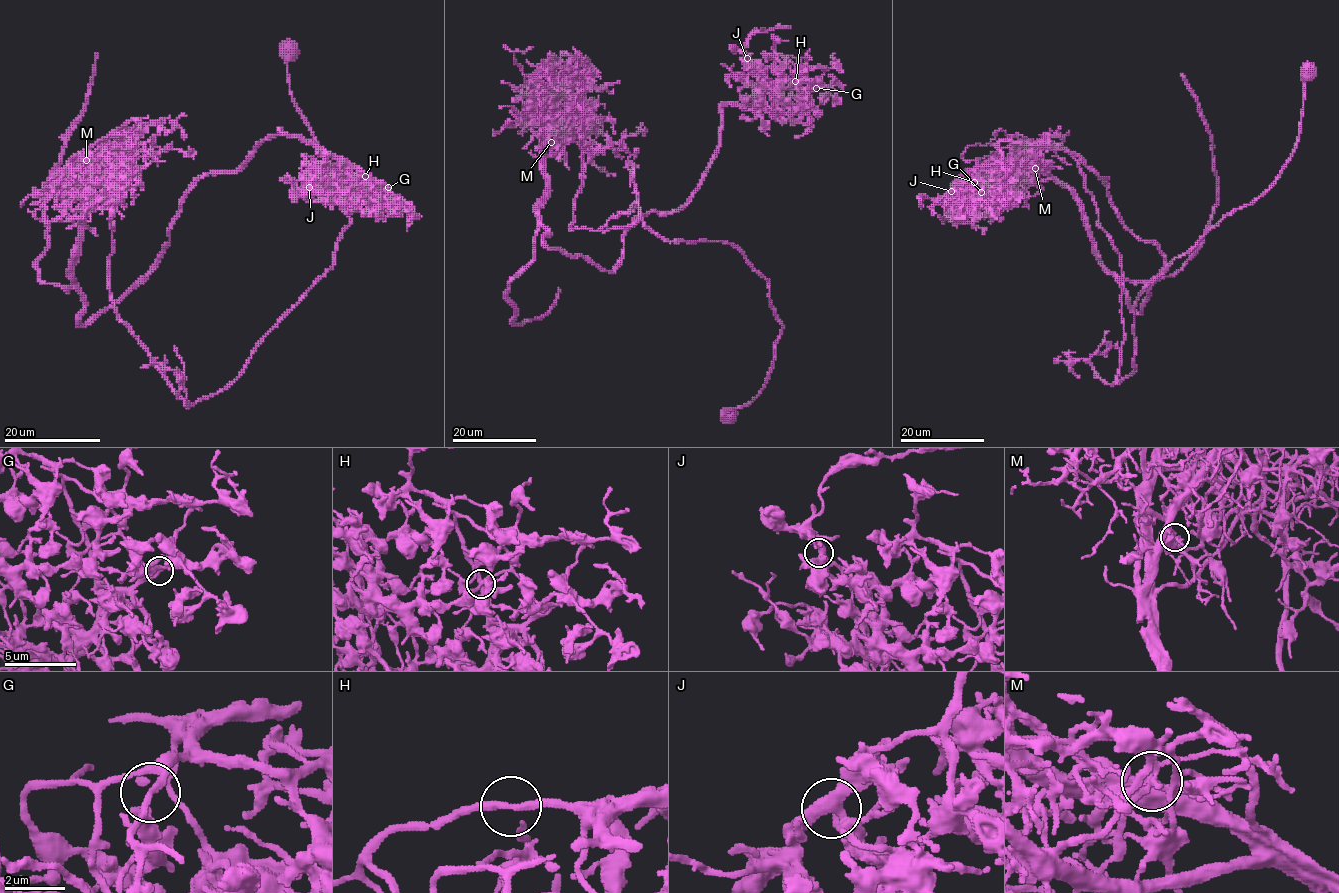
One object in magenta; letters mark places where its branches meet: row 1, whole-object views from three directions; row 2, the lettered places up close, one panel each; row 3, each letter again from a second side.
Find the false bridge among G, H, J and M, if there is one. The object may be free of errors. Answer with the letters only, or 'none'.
M

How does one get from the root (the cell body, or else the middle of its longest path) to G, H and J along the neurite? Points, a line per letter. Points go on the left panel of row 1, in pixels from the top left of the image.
G: (290, 50), (334, 264), (187, 406), (109, 289), (121, 131), (80, 169), (79, 324), (280, 129), (388, 187)
H: (290, 50), (334, 264), (187, 406), (109, 289), (121, 131), (80, 169), (79, 324), (280, 129), (364, 176)
J: (290, 50), (334, 264), (187, 406), (109, 289), (121, 131), (79, 324), (280, 129), (309, 187)

